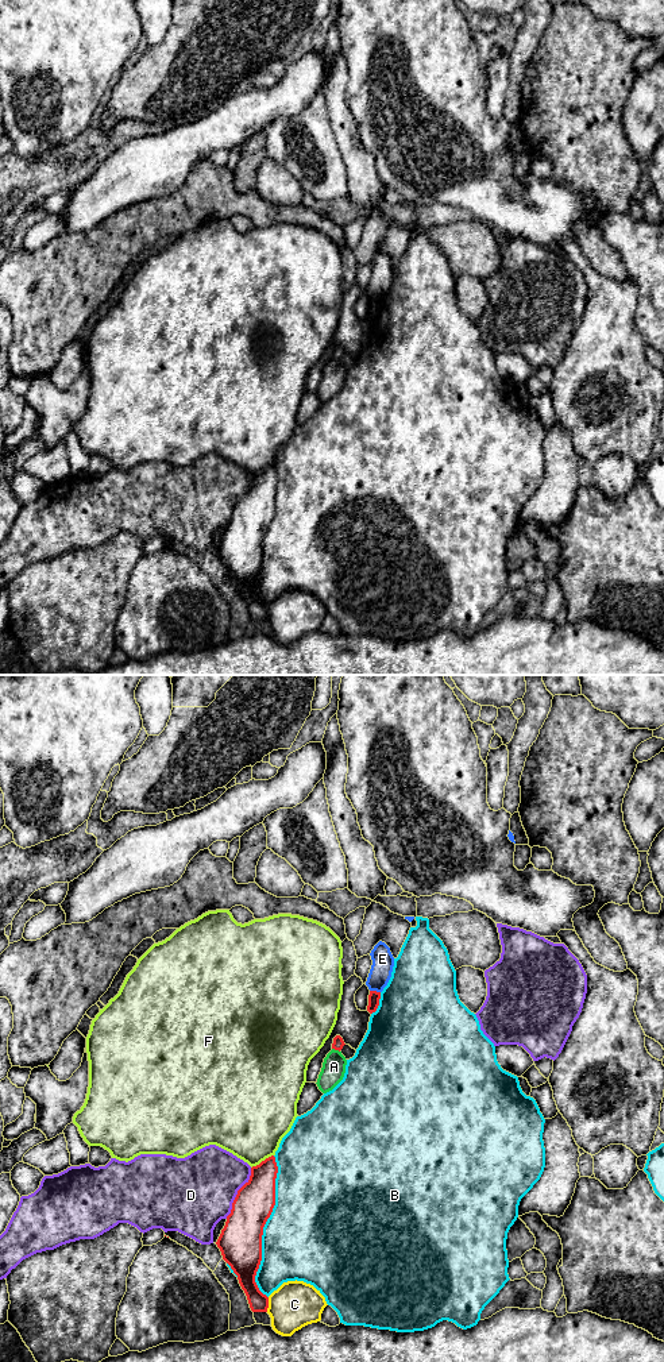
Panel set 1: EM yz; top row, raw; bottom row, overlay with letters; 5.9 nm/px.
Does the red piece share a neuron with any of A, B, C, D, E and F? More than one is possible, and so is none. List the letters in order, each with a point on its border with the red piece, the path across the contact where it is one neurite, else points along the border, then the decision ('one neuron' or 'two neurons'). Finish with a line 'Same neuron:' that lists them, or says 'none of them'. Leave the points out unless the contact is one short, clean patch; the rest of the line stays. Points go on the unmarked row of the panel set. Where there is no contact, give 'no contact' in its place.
A: meets red in yz at (336, 358); two neurons
B: meets red in yz at (263, 535); two neurons
C: meets red in yz at (267, 613); two neurons
D: meets red in yz at (238, 502); two neurons
E: meets red in yz at (375, 300); two neurons
F: meets red in yz at (262, 470); two neurons
Same neuron: none of them

